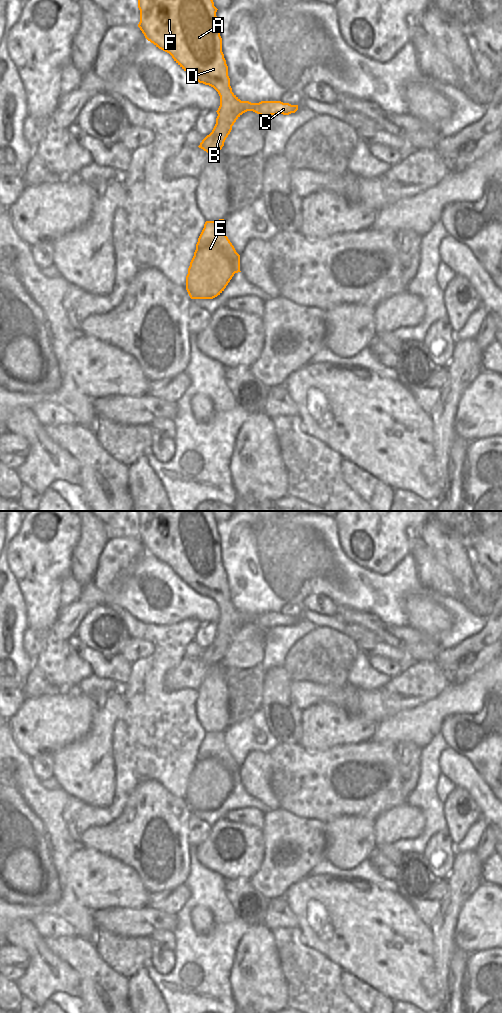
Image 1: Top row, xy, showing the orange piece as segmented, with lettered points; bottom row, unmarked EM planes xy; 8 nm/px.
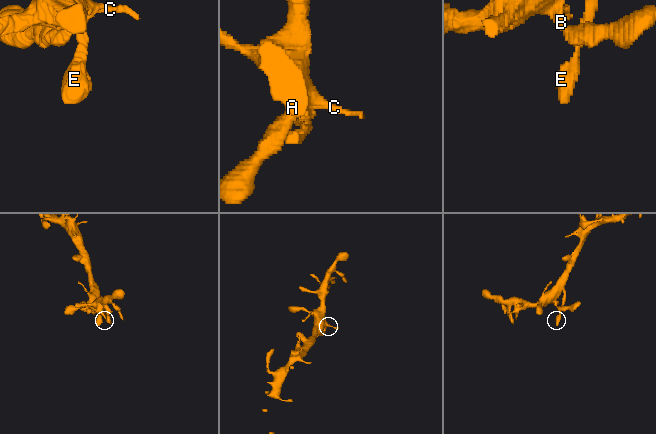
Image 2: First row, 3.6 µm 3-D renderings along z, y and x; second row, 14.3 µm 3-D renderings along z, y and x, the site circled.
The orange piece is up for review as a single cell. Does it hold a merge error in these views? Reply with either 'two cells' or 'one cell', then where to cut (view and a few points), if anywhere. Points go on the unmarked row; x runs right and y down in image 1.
one cell; no cut

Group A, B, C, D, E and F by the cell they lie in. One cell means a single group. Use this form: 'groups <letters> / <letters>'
groups A B C D E F

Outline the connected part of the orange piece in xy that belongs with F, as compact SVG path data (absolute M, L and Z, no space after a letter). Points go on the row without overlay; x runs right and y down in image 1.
M138 511L138 520L140 522L140 534L138 539L144 546L145 550L159 561L169 565L174 573L196 593L213 599L220 608L220 618L216 623L218 626L216 636L212 644L202 652L198 658L199 660L203 661L207 665L220 663L236 632L247 623L253 623L263 629L269 629L279 625L289 627L298 622L298 617L291 617L281 613L261 613L259 615L241 613L232 604L230 590L228 588L228 578L222 564L220 536L216 528L218 521L214 518L212 511Z

